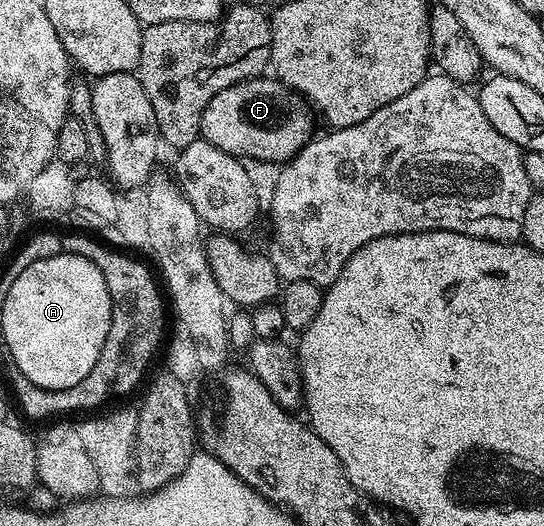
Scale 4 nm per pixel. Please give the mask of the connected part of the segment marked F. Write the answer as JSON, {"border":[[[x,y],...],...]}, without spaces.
{"border":[[[261,75],[226,87],[226,91],[218,91],[218,95],[206,103],[200,137],[214,147],[249,162],[283,163],[290,160],[306,142],[312,140],[314,113],[305,98],[293,93],[280,80],[269,77]]]}

